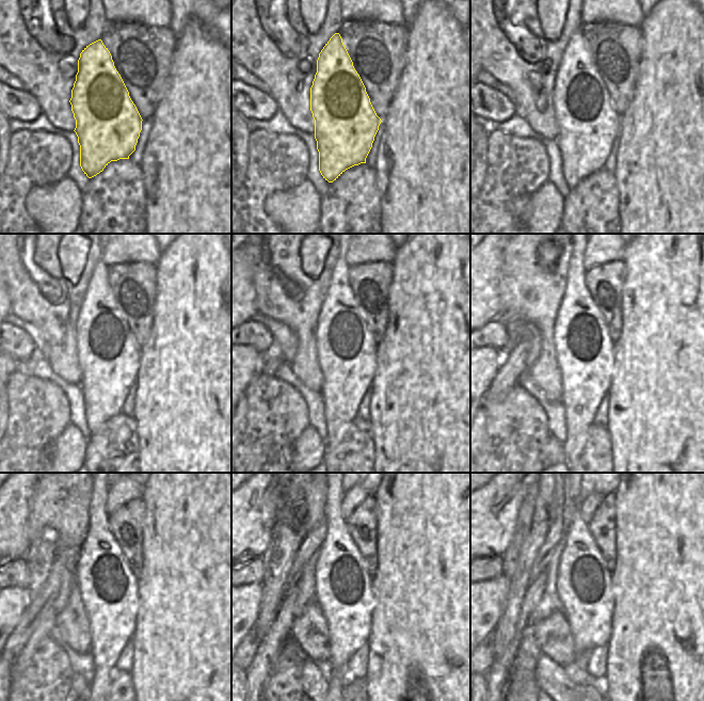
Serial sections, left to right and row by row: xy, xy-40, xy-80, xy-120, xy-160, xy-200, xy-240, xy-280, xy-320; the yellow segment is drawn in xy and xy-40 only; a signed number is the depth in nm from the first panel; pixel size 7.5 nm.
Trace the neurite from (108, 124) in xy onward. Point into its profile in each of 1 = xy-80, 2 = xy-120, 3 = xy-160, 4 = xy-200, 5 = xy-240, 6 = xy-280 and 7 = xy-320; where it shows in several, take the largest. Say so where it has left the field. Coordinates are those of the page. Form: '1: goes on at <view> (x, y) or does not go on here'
1: goes on at xy-80 (587, 120)
2: goes on at xy-120 (109, 357)
3: goes on at xy-160 (347, 351)
4: goes on at xy-200 (585, 352)
5: goes on at xy-240 (108, 588)
6: goes on at xy-280 (342, 586)
7: goes on at xy-320 (584, 585)

